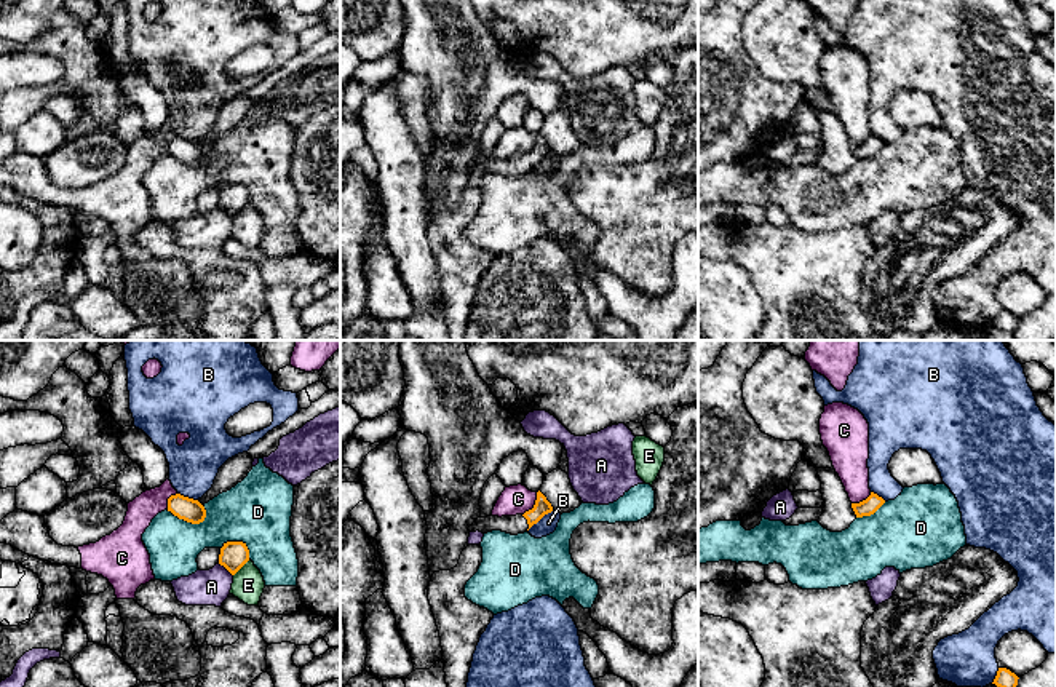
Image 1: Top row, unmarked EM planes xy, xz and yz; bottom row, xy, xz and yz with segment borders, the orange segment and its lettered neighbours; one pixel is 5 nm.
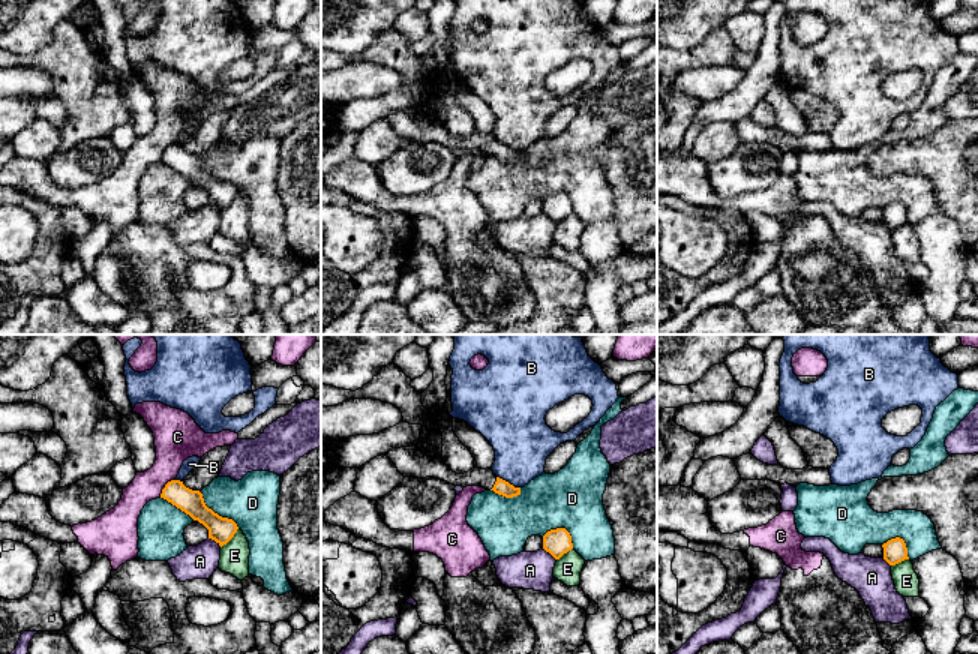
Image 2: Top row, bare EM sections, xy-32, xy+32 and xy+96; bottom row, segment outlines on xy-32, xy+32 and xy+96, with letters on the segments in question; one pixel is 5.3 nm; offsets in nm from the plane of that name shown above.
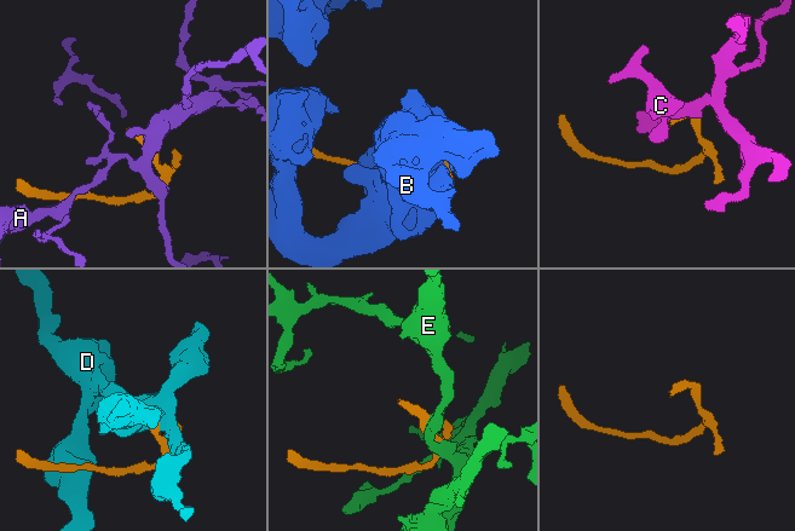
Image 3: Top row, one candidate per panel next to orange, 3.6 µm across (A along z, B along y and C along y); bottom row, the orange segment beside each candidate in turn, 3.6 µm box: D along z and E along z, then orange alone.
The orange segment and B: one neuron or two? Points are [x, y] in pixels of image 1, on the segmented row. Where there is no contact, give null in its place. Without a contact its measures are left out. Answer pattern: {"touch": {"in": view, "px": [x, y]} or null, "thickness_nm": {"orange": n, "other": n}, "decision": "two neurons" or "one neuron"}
{"touch": {"in": "xz", "px": [540, 518]}, "thickness_nm": {"orange": 90, "other": 90}, "decision": "two neurons"}

